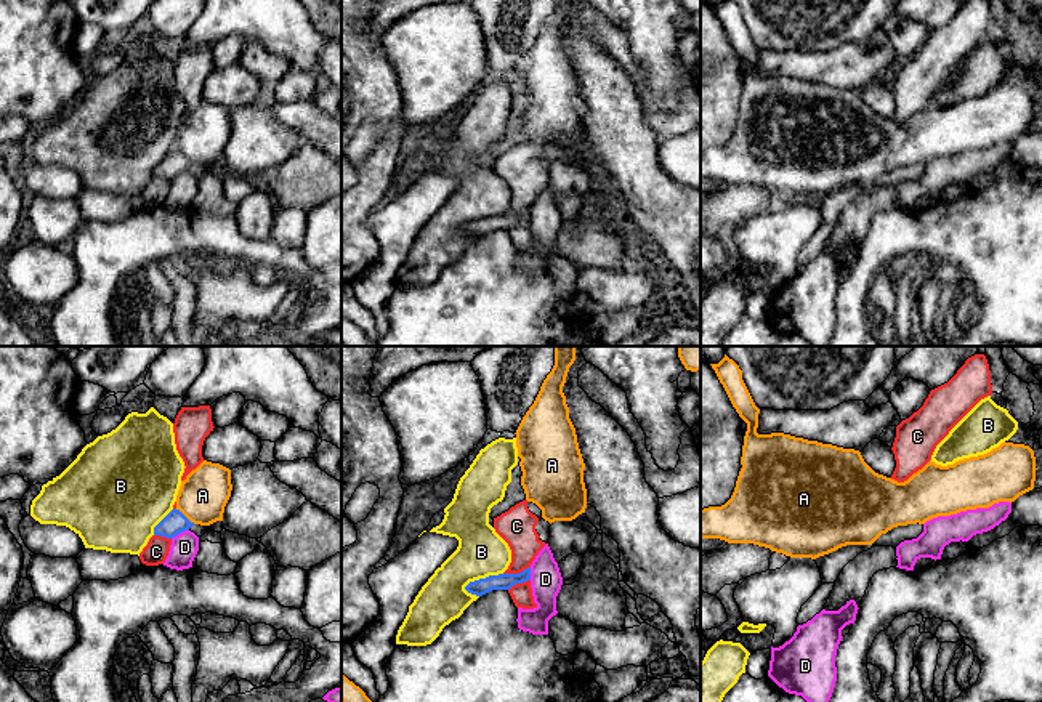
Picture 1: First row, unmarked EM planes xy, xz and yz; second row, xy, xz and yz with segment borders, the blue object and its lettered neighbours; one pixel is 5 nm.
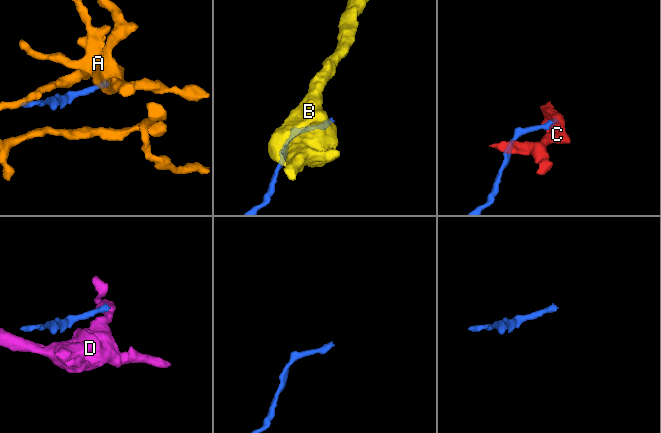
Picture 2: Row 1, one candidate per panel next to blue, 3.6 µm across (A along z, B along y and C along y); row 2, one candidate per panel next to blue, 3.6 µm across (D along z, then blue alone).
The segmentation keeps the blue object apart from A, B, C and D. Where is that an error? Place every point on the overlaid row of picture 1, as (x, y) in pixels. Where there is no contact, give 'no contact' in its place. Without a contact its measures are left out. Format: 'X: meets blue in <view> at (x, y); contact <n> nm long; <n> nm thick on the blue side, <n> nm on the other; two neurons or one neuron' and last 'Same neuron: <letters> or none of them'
A: meets blue in xy at (183, 515); contact 130 nm long; 120 nm thick on the blue side, 240 nm on the other; two neurons
B: meets blue in xz at (483, 579); contact 220 nm long; 80 nm thick on the blue side, 240 nm on the other; two neurons
C: meets blue in xz at (516, 574); contact 140 nm long; 80 nm thick on the blue side, 190 nm on the other; two neurons
D: meets blue in xy at (180, 532); contact 100 nm long; 120 nm thick on the blue side, 140 nm on the other; two neurons
Same neuron: none of them

